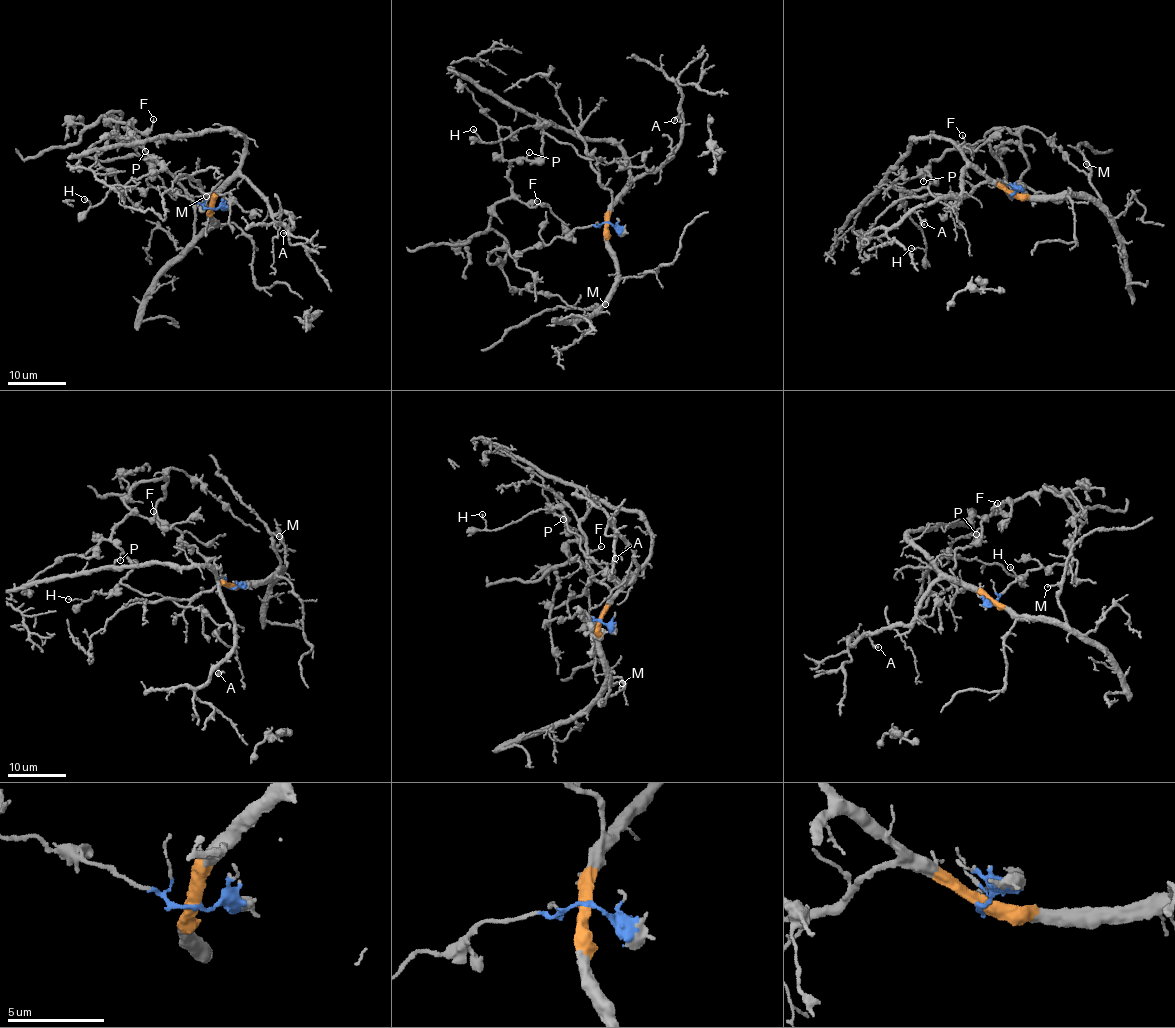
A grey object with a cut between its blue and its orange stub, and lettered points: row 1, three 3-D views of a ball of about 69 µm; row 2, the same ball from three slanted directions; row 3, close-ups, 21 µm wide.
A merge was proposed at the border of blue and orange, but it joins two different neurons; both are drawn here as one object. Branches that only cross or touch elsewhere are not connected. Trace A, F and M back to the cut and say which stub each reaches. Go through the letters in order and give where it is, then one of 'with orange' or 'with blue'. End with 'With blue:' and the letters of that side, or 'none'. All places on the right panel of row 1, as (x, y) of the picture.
A: (924, 224) | with orange
F: (962, 135) | with blue
M: (1086, 164) | with orange
With blue: F

